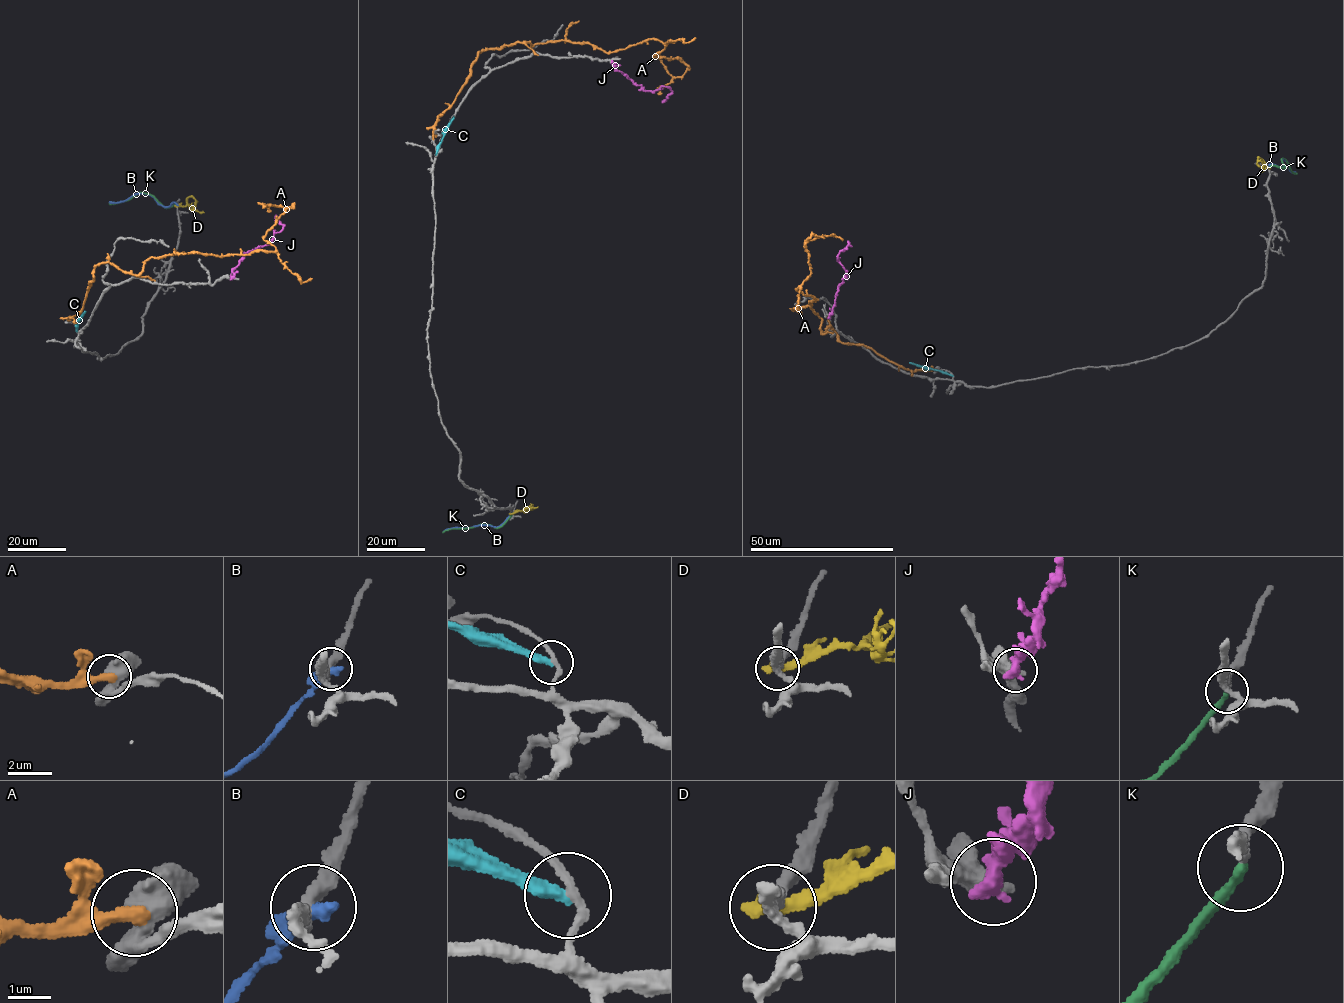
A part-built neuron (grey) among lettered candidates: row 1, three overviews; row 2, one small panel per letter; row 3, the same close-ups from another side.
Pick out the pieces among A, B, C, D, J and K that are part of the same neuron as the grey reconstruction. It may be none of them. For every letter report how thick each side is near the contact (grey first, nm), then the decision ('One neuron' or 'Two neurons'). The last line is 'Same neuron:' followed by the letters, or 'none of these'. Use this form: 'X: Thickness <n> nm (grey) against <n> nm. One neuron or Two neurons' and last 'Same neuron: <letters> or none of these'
A: Thickness 400 nm (grey) against 360 nm. Two neurons
B: Thickness 320 nm (grey) against 480 nm. Two neurons
C: Thickness 190 nm (grey) against 320 nm. Two neurons
D: Thickness 300 nm (grey) against 380 nm. Two neurons
J: Thickness 300 nm (grey) against 550 nm. Two neurons
K: Thickness 240 nm (grey) against 320 nm. One neuron
Same neuron: K

